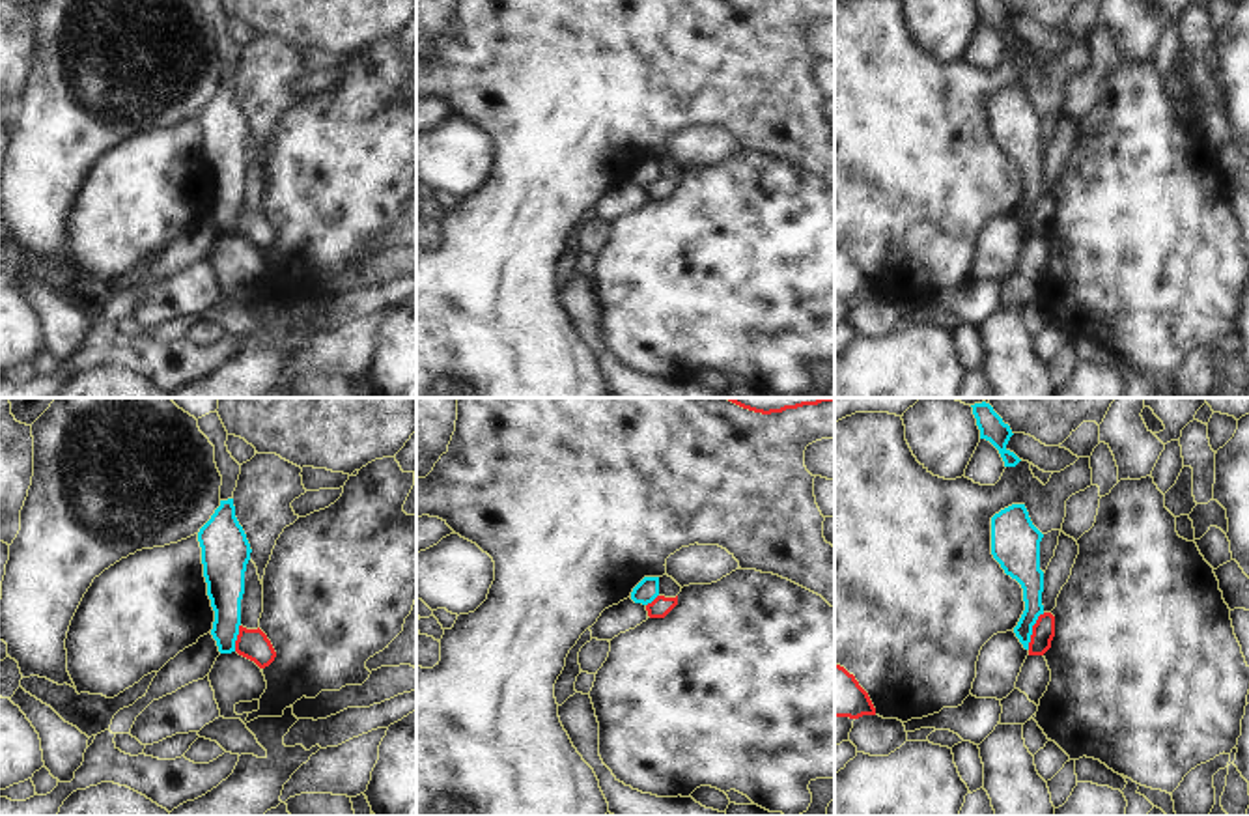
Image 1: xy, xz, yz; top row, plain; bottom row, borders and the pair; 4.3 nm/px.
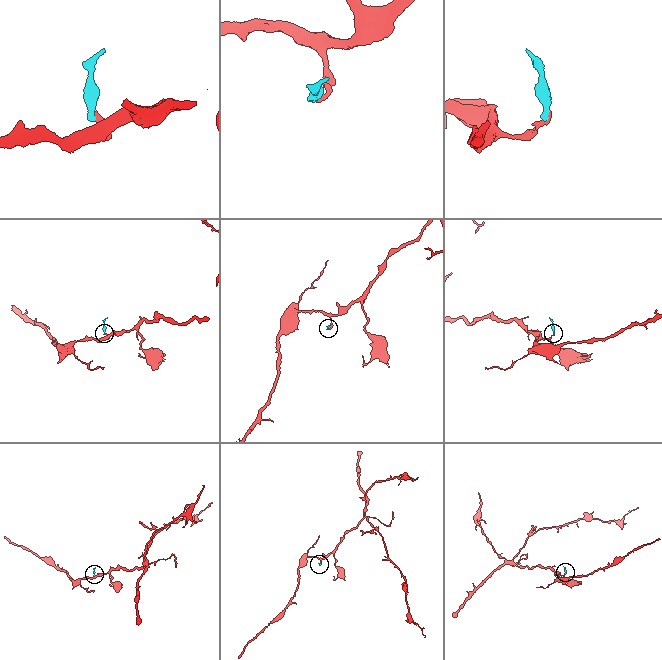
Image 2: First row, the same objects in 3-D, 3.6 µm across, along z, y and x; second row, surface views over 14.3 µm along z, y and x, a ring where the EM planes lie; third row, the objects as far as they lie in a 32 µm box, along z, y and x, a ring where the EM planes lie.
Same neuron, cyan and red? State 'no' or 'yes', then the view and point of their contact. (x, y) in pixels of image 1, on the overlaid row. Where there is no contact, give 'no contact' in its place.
no; contact yz (1031, 630)

